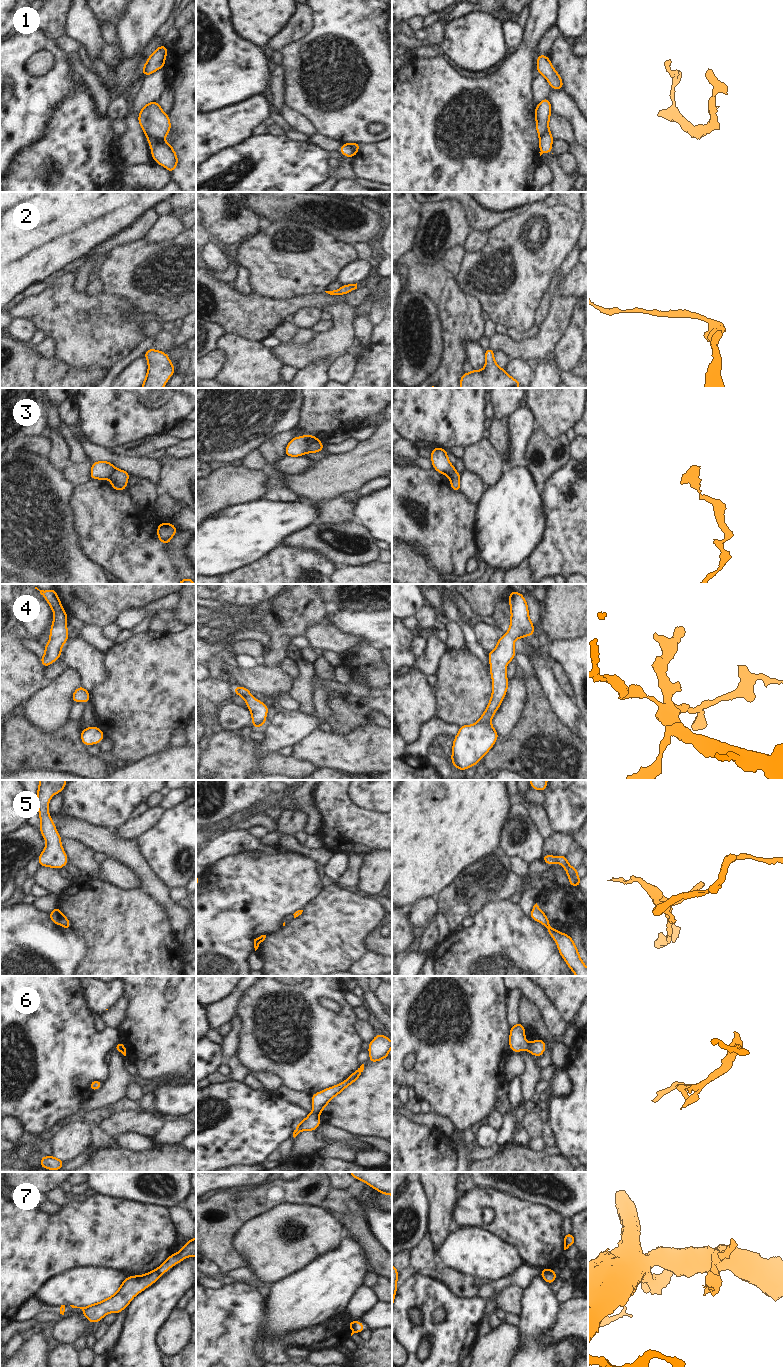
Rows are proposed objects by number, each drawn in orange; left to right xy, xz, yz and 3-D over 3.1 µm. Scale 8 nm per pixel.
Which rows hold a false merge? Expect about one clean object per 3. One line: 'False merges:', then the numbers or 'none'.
False merges: 1, 3, 5, 6, 7

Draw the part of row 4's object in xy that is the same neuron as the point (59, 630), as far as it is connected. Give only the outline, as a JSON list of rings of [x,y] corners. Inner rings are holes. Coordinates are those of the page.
[[[35,587],[35,589],[39,590],[37,587]],[[55,589],[39,591],[54,612],[52,627],[49,631],[50,639],[49,642],[43,646],[45,649],[44,656],[39,658],[43,668],[45,668],[61,657],[63,645],[69,639],[67,630],[68,624],[66,622],[68,615],[65,612]]]

